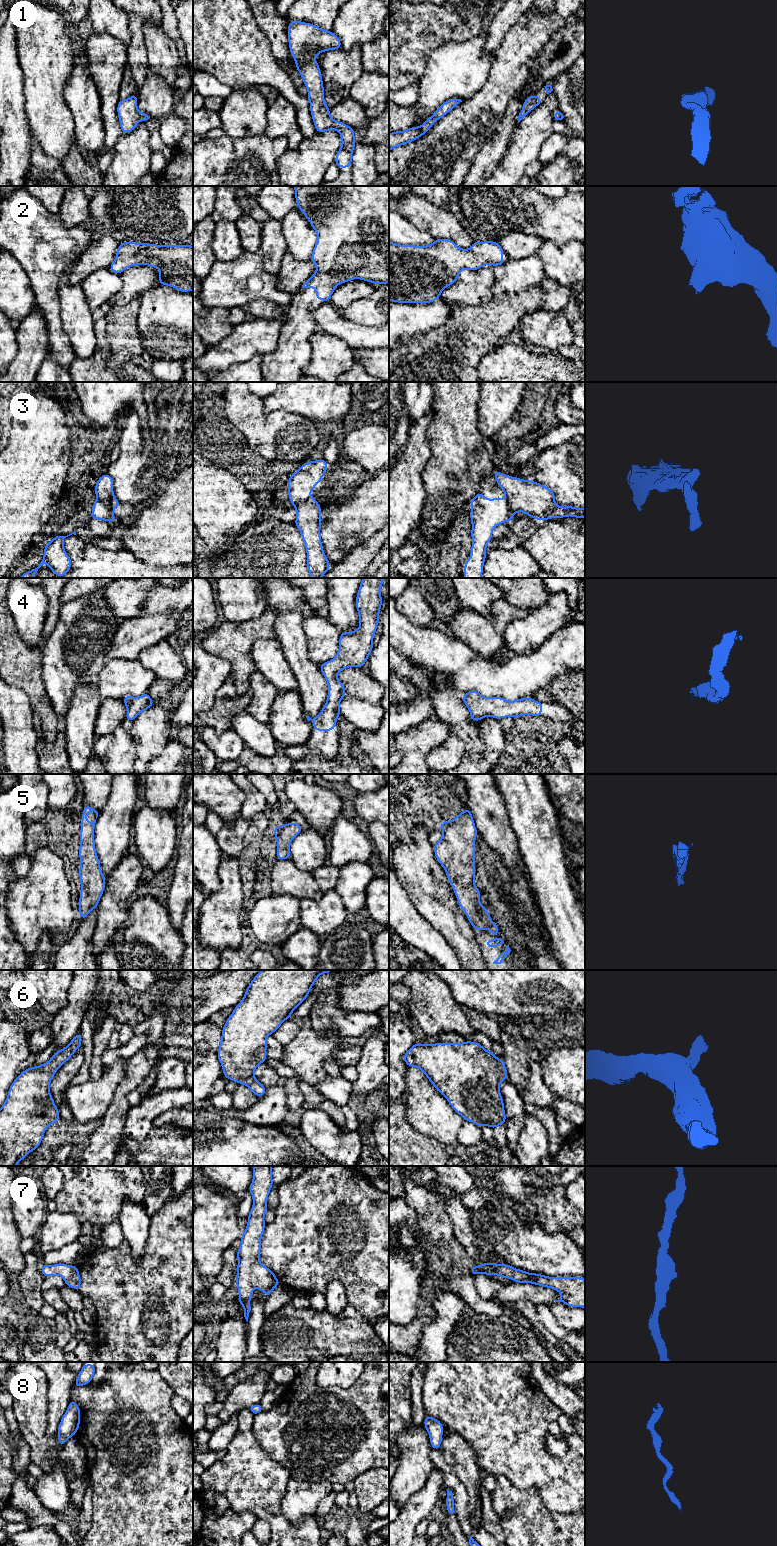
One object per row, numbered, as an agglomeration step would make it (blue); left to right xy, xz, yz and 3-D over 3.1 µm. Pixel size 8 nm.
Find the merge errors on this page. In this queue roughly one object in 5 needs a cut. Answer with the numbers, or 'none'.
3

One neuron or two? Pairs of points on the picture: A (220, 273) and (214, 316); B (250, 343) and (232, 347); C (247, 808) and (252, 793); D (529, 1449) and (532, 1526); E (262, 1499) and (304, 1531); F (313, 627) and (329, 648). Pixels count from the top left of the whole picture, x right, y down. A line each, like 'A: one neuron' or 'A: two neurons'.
A: two neurons
B: one neuron
C: one neuron
D: two neurons
E: one neuron
F: one neuron

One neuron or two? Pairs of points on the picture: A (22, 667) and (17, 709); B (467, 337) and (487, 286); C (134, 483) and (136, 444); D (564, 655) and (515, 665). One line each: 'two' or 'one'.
A: two
B: two
C: one
D: one

